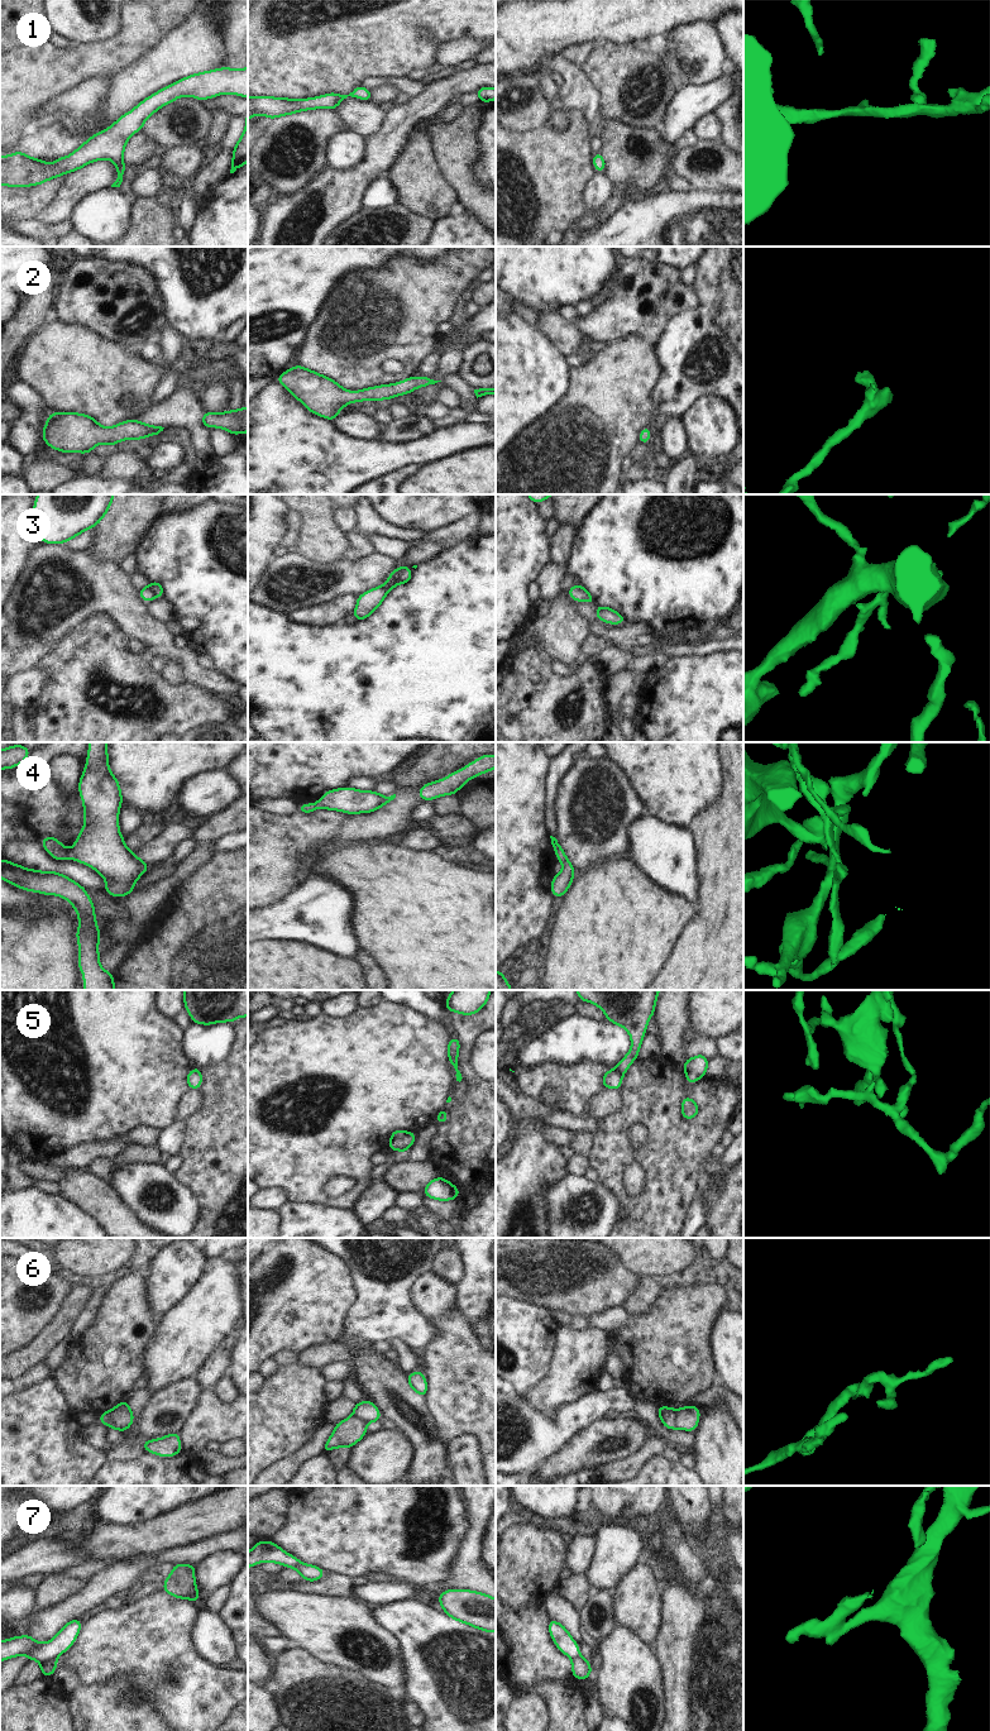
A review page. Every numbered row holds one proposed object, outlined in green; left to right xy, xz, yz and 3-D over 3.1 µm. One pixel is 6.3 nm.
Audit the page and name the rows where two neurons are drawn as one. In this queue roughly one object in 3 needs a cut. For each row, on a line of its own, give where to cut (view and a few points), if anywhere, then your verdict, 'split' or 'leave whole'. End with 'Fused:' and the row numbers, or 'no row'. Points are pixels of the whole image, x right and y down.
1: no cut | leave whole
2: no cut | leave whole
3: xz (407, 568), (401, 572), (398, 582) | split
4: no cut | leave whole
5: yz (616, 1067), (622, 1074) | split
6: yz (678, 1410), (677, 1426) | split
7: xy (56, 1657), (51, 1657), (41, 1663) | split
Fused: 3, 5, 6, 7

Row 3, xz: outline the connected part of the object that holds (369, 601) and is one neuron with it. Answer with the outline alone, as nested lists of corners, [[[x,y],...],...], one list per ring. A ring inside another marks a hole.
[[[403,565],[402,568],[394,568],[387,583],[373,589],[364,592],[357,598],[357,607],[351,613],[357,621],[362,621],[368,618],[383,602],[388,592],[397,587],[400,583],[398,577],[403,569],[408,569],[408,565]]]

